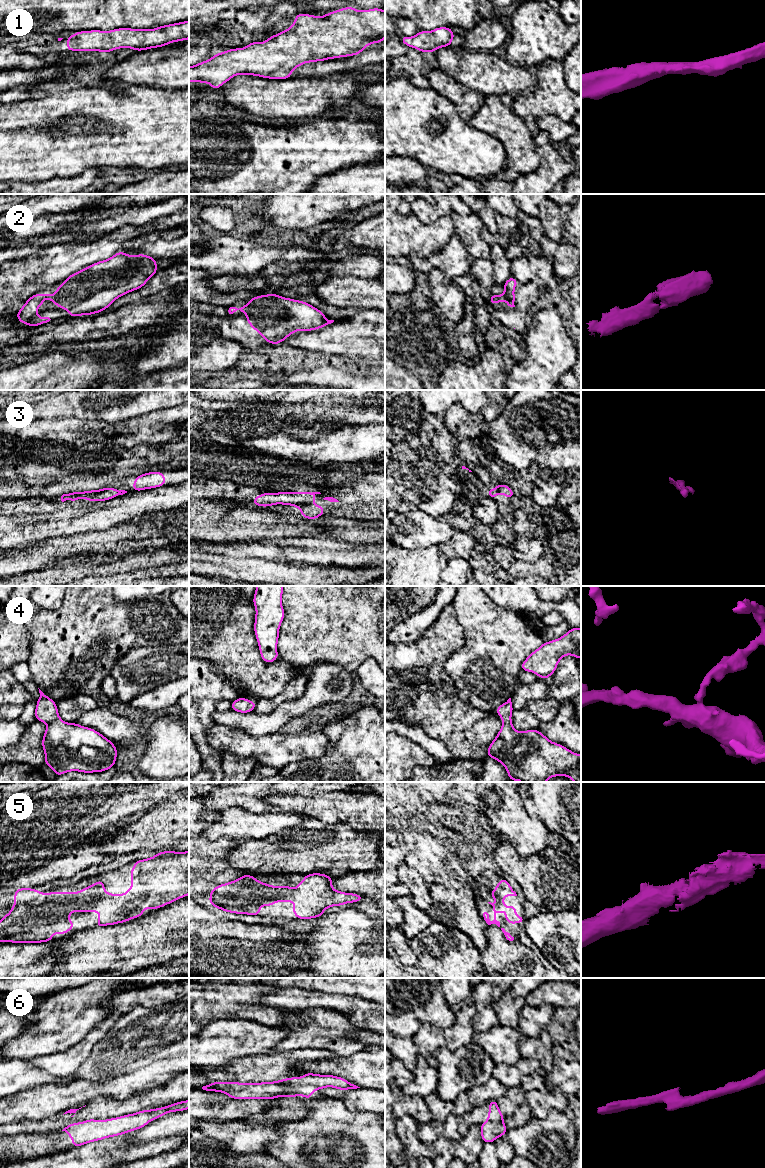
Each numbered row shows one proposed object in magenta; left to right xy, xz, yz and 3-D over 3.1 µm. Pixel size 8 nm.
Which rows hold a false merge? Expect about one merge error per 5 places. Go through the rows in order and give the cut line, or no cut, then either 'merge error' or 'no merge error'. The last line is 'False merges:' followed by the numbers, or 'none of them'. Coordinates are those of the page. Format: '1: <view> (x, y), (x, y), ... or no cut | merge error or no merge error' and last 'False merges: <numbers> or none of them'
1: no cut | no merge error
2: no cut | no merge error
3: no cut | no merge error
4: no cut | no merge error
5: no cut | no merge error
6: xz (276, 1081), (282, 1082), (285, 1085), (286, 1092), (283, 1095) | merge error
False merges: 6

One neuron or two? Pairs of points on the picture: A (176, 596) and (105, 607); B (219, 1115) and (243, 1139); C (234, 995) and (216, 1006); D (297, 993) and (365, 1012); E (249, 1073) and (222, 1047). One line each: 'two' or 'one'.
A: two
B: two
C: one
D: one
E: two

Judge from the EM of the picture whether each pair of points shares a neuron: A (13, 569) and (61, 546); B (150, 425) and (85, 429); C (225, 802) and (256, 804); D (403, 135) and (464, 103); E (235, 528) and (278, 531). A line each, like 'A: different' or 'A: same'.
A: same
B: same
C: same
D: different
E: same

